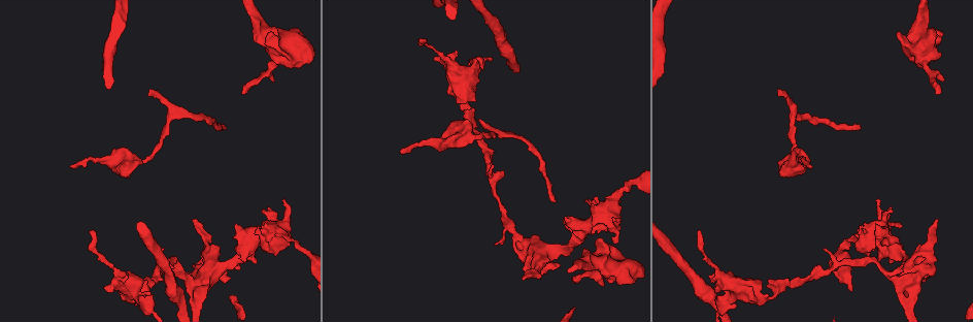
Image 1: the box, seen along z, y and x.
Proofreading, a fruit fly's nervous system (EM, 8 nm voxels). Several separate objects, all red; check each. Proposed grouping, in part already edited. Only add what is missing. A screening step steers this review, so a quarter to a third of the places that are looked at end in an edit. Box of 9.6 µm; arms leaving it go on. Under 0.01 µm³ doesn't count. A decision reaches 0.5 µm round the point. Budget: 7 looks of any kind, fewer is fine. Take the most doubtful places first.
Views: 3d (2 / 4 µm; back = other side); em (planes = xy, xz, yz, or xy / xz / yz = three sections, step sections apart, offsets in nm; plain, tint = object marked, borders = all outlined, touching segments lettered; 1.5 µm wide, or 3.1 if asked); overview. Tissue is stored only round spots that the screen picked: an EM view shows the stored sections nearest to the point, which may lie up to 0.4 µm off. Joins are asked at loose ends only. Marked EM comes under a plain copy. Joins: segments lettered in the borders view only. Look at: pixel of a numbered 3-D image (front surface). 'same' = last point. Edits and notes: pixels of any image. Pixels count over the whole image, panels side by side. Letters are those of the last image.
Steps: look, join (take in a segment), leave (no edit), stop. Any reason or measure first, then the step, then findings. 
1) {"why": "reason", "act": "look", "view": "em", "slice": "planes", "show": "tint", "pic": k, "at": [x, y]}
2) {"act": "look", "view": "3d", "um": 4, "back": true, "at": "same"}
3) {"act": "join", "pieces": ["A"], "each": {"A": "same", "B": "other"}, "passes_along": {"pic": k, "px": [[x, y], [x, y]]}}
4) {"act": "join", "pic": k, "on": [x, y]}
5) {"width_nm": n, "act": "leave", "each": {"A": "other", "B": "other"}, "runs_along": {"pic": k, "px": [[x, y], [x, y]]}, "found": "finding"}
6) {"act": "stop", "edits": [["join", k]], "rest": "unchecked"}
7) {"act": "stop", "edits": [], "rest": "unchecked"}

{"why": "branch stops here", "act": "look", "view": "em", "slice": "planes", "show": "borders", "pic": 1, "at": [242, 93]}

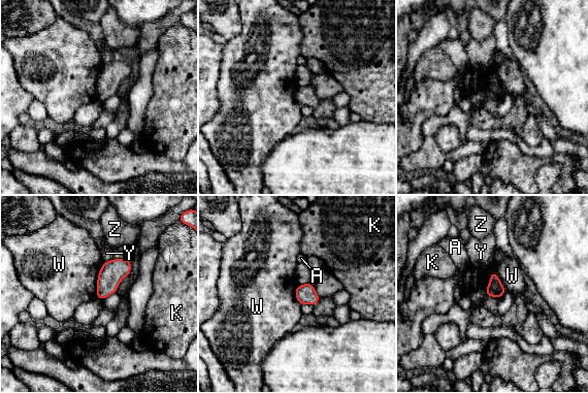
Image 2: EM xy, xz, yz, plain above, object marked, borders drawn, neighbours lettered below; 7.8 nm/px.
{"act": "leave", "each": {"A": "other", "K": "other", "W": "other", "Y": "other", "Z": "other"}, "border": {"pic": 2, "px": [[491, 271], [497, 274], [505, 291]]}, "found": "no lettered segment goes on from it"}

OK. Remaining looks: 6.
{"why": "branch stops here", "act": "look", "view": "em", "slice": "planes", "show": "borders", "pic": 1, "at": [778, 89]}

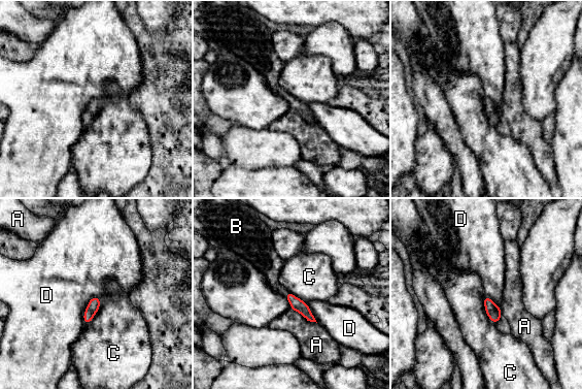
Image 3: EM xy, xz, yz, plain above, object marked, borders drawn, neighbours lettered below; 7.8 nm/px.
{"act": "join", "pieces": ["B"], "each": {"A": "other", "B": "same", "C": "other", "D": "other"}, "passes_along": {"pic": 3, "px": [[297, 304], [286, 294], [271, 266]]}, "found": "it goes on there"}

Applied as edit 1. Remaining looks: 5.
{"act": "look", "view": "overview"}

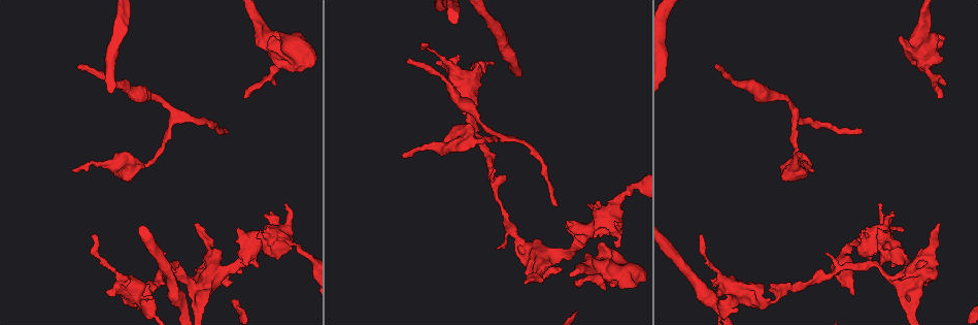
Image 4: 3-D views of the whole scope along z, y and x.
{"why": "tapers out", "act": "look", "view": "3d", "um": 2, "pic": 4, "at": [405, 61]}

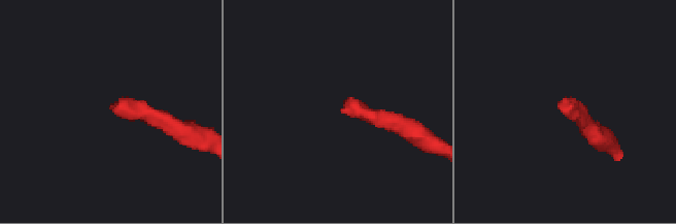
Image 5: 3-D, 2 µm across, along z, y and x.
{"why": "shape alone is not enough", "act": "look", "view": "em", "slice": "planes", "show": "tint", "pic": 5, "at": [111, 109]}

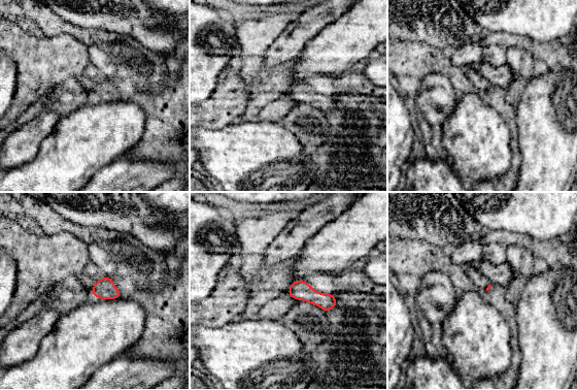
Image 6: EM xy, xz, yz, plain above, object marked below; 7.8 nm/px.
{"why": "see the neighbours", "act": "look", "view": "em", "slice": "planes", "show": "borders", "at": "same"}

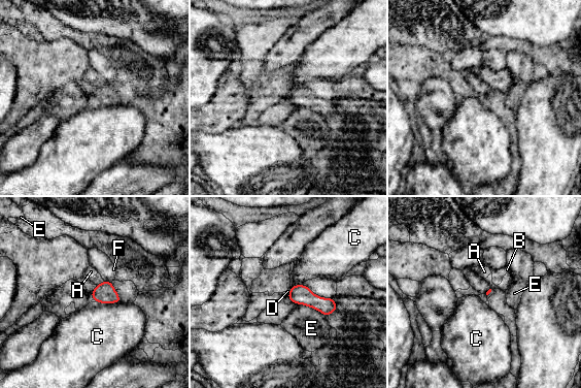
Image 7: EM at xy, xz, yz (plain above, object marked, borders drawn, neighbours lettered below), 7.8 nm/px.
{"longest_contact_nm": ["E", 260], "act": "join", "pieces": ["D"], "each": {"A": "other", "B": "other", "C": "other", "D": "same", "E": "other", "F": "other"}, "passes_along": {"pic": 7, "px": [[104, 292], [94, 289], [86, 284]]}, "found": "it goes on there"}

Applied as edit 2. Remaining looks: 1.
{"act": "stop", "edits": [["join", 3], ["join", 7]], "rest": "unchecked"}

